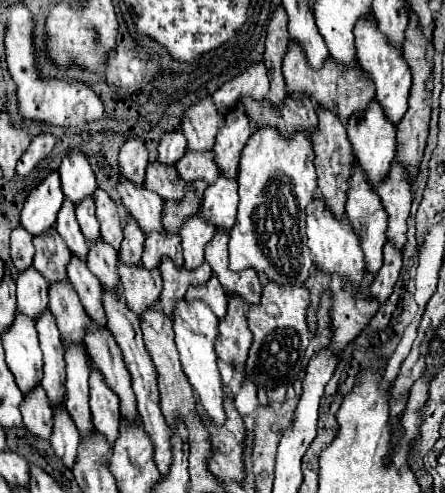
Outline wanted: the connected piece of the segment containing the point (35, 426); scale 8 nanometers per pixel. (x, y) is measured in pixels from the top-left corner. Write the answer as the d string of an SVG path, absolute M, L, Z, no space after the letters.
M41 387L23 399L21 415L27 431L31 431L41 441L49 441L49 433L53 431L53 411Z

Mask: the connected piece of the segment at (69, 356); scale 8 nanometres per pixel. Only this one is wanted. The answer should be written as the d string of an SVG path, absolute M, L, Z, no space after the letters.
M65 347L67 363L67 403L65 409L73 417L79 433L93 433L93 421L89 413L89 363L81 347Z

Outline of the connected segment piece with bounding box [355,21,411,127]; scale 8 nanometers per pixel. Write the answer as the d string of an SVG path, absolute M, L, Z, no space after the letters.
M359 21L355 27L355 47L357 47L357 65L359 71L365 73L365 77L375 87L375 101L381 105L385 117L397 127L401 123L401 117L407 109L409 89L411 89L411 71L403 59L403 55L391 47L383 33L377 29L375 21Z

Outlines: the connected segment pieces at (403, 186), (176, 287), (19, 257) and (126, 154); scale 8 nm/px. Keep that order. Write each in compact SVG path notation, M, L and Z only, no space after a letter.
M391 165L391 173L377 189L377 195L381 197L381 203L385 205L387 217L389 217L389 241L397 245L397 249L403 251L407 241L407 217L411 209L411 183L405 181L405 171L399 165Z
M163 259L159 269L161 269L161 277L163 277L163 291L161 291L159 307L173 321L173 305L177 305L179 299L181 301L185 299L185 293L191 285L205 285L205 281L209 281L211 269L209 269L207 261L195 271L177 269L173 265L173 261L169 261L169 259Z
M17 227L11 233L11 261L19 273L23 273L25 269L29 269L29 265L33 265L31 239L33 237L29 237L29 233L23 227Z
M141 137L127 139L119 151L119 171L123 177L129 177L133 185L143 185L147 169L147 149Z

